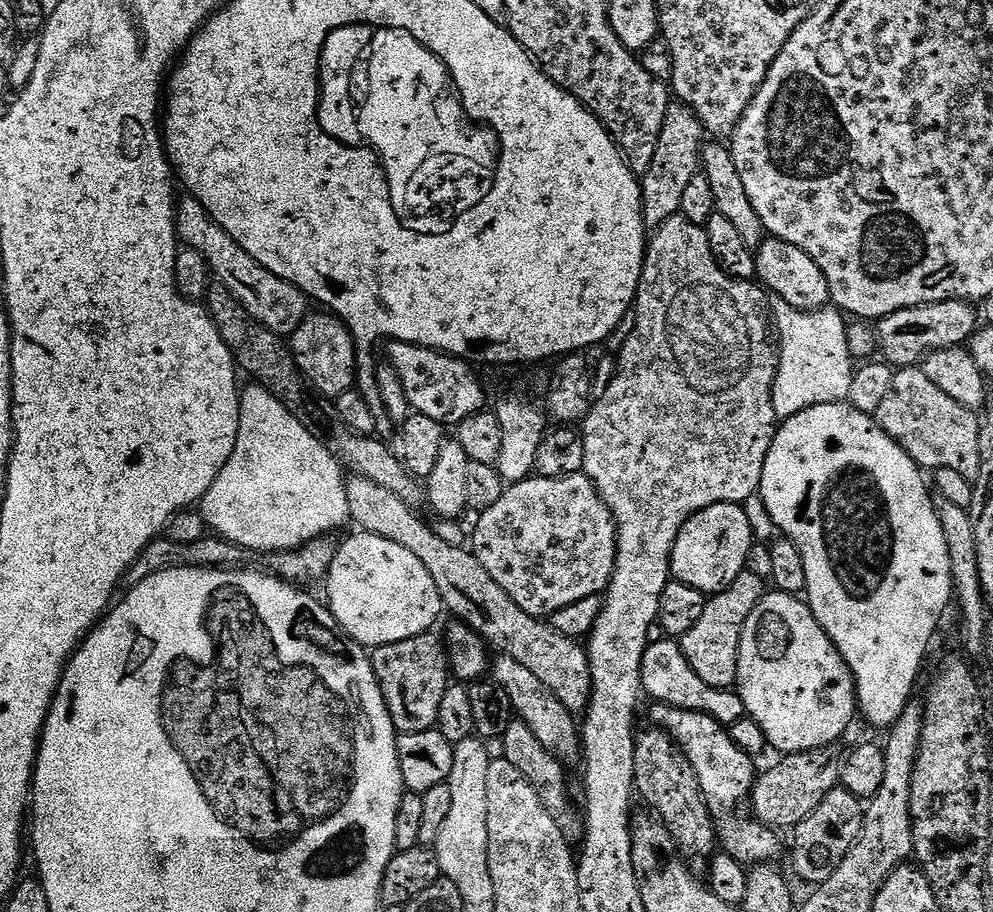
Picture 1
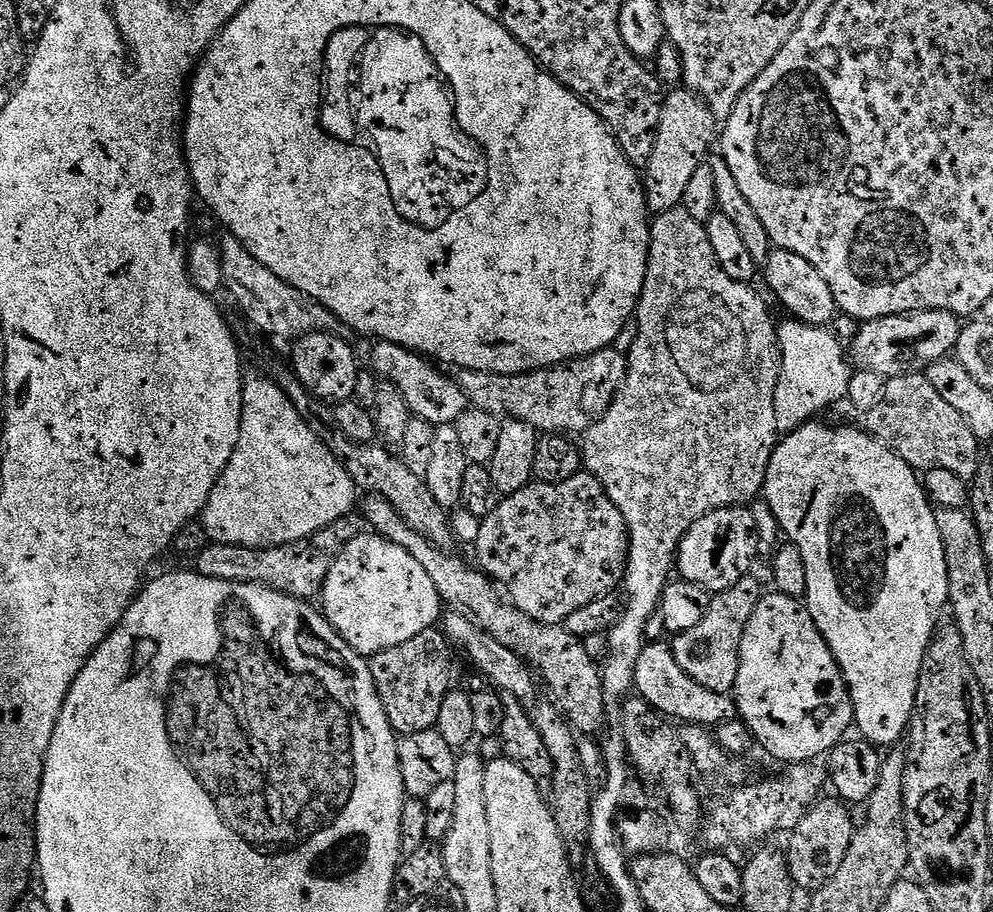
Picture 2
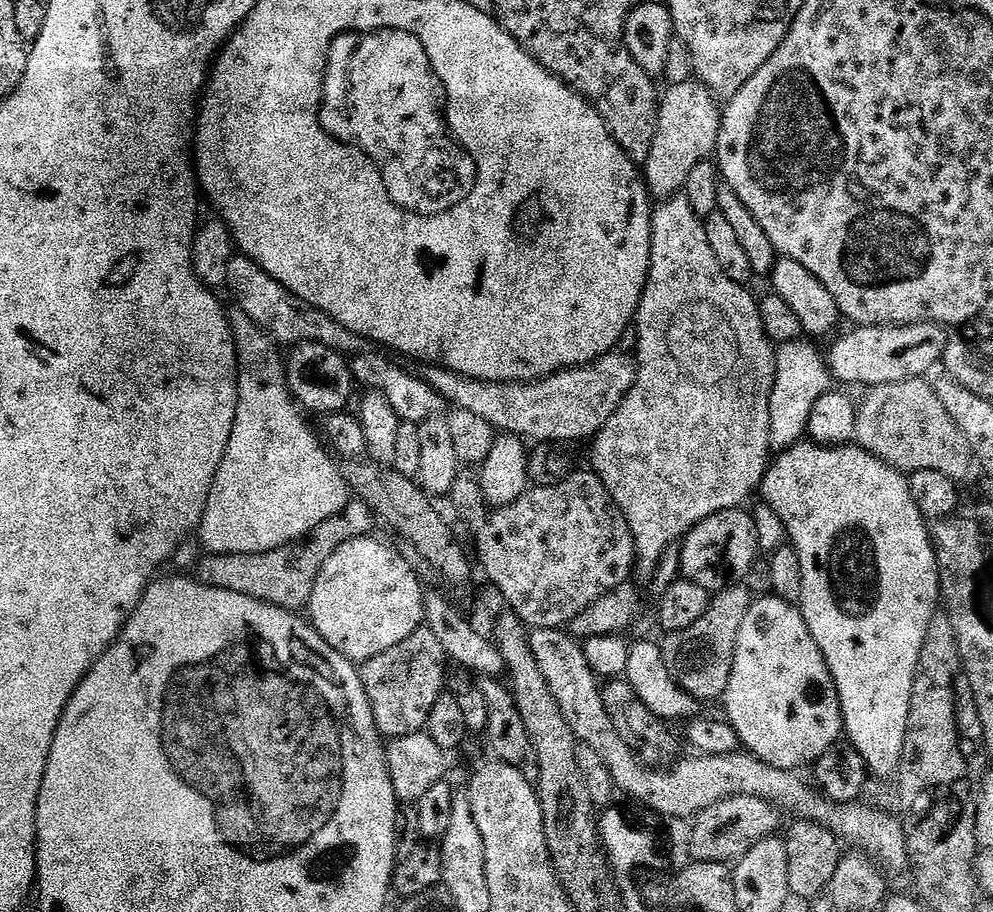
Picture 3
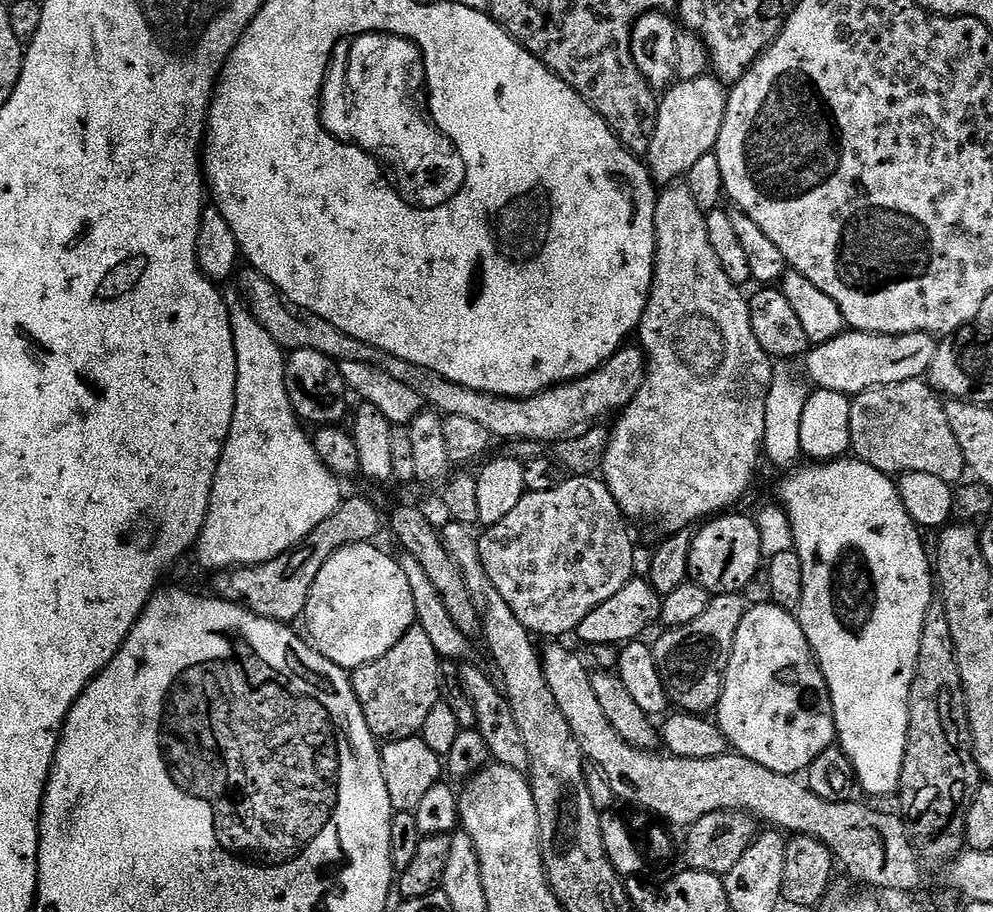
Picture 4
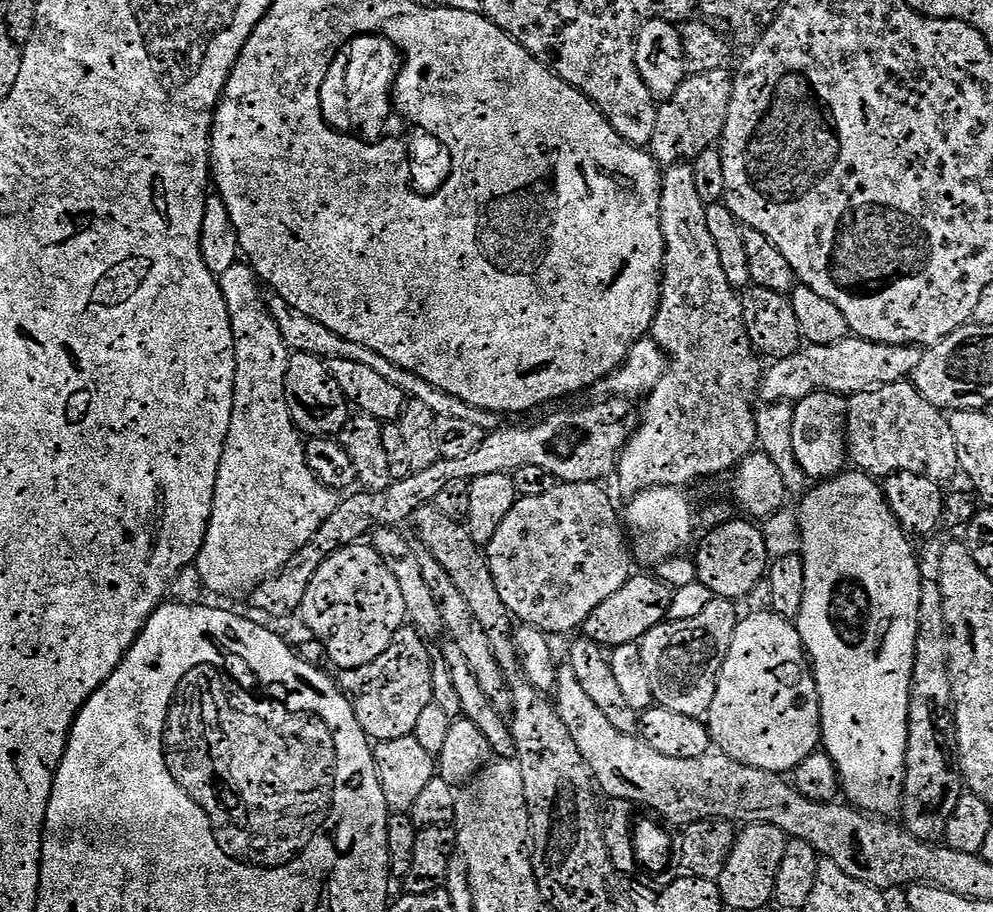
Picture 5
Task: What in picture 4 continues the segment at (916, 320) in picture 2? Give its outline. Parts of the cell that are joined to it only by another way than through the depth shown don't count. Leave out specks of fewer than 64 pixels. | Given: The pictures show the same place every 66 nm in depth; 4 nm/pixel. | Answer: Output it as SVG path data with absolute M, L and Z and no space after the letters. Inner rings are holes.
M844 330L833 340L815 345L806 359L808 372L812 375L811 383L816 383L817 389L834 390L855 398L862 392L879 388L881 384L921 379L931 369L937 355L937 337L926 332L916 332L912 336L883 336L877 332Z

